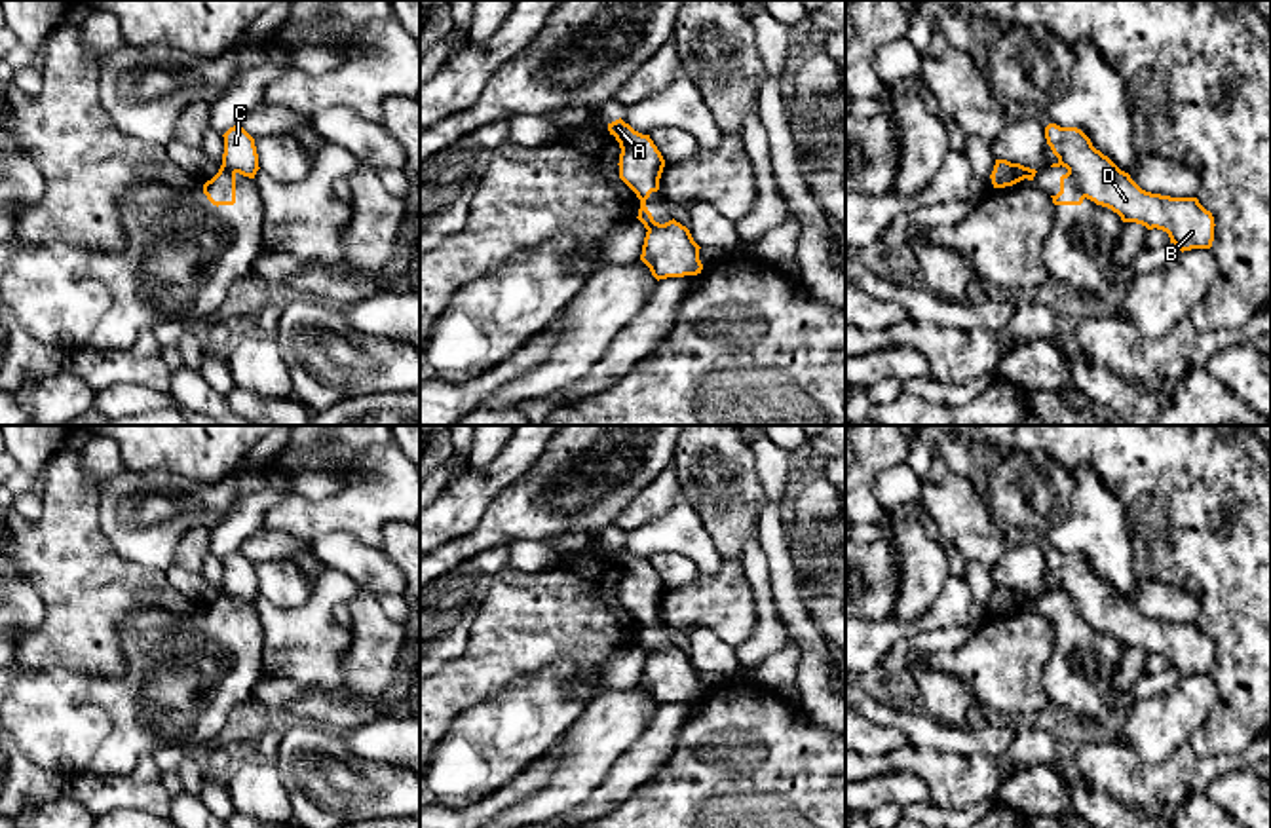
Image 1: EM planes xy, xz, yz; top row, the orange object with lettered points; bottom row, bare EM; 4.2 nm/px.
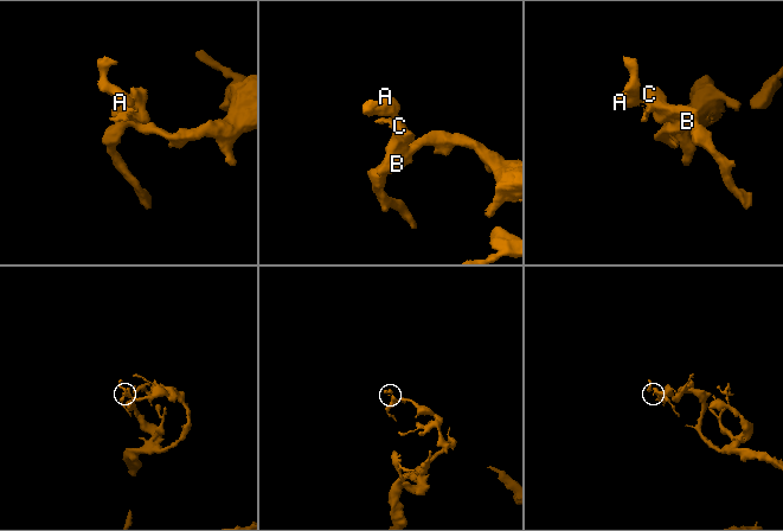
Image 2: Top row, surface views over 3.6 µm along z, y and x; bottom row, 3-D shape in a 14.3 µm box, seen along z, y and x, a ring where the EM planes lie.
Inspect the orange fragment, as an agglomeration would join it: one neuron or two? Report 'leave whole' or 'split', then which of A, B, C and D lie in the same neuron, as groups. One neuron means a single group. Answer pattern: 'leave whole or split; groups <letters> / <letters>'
split; groups A / B C D

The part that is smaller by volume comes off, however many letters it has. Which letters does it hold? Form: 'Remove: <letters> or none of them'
Remove: A

